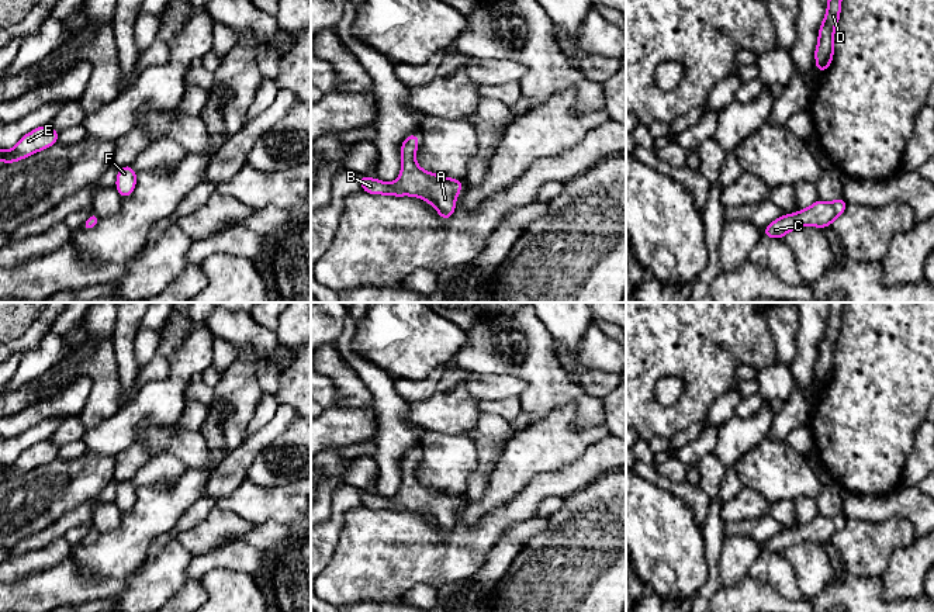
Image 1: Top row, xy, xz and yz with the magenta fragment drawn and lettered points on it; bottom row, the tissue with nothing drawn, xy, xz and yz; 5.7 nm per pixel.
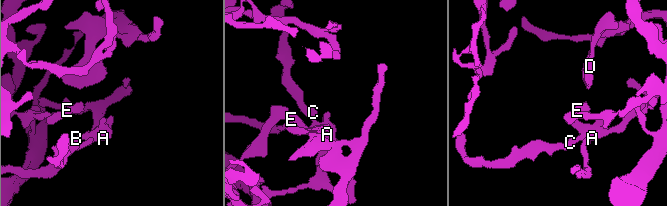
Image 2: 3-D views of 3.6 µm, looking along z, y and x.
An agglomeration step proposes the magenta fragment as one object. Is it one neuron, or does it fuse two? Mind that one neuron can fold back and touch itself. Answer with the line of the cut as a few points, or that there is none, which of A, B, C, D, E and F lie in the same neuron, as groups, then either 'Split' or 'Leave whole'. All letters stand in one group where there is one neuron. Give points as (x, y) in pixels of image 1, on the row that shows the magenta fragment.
No split. Groups: A B C D E F. Leave whole

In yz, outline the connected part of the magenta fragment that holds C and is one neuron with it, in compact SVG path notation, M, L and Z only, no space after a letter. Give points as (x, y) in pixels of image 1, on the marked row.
M837 198L830 203L816 200L809 208L796 211L795 214L786 214L781 218L772 221L764 231L762 235L768 238L781 239L798 227L812 225L816 228L826 228L833 224L833 221L843 215L847 207L844 198Z

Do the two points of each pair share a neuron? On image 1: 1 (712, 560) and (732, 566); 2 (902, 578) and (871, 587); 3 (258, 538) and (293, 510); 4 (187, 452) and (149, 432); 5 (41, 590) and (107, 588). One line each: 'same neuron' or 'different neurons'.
1: different neurons
2: different neurons
3: different neurons
4: same neuron
5: same neuron

